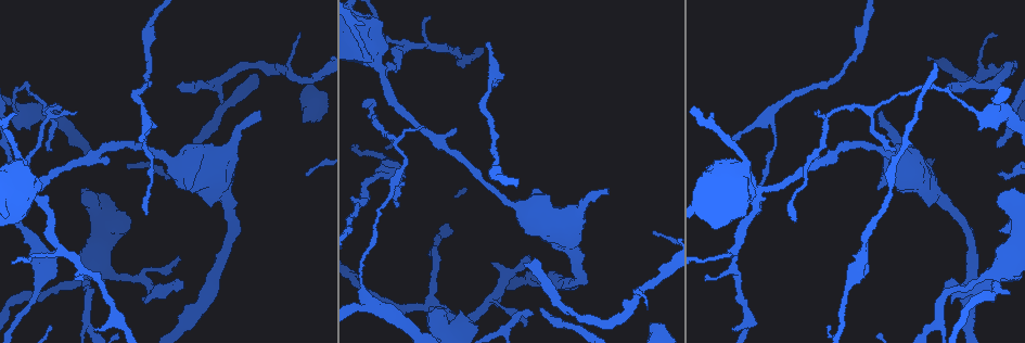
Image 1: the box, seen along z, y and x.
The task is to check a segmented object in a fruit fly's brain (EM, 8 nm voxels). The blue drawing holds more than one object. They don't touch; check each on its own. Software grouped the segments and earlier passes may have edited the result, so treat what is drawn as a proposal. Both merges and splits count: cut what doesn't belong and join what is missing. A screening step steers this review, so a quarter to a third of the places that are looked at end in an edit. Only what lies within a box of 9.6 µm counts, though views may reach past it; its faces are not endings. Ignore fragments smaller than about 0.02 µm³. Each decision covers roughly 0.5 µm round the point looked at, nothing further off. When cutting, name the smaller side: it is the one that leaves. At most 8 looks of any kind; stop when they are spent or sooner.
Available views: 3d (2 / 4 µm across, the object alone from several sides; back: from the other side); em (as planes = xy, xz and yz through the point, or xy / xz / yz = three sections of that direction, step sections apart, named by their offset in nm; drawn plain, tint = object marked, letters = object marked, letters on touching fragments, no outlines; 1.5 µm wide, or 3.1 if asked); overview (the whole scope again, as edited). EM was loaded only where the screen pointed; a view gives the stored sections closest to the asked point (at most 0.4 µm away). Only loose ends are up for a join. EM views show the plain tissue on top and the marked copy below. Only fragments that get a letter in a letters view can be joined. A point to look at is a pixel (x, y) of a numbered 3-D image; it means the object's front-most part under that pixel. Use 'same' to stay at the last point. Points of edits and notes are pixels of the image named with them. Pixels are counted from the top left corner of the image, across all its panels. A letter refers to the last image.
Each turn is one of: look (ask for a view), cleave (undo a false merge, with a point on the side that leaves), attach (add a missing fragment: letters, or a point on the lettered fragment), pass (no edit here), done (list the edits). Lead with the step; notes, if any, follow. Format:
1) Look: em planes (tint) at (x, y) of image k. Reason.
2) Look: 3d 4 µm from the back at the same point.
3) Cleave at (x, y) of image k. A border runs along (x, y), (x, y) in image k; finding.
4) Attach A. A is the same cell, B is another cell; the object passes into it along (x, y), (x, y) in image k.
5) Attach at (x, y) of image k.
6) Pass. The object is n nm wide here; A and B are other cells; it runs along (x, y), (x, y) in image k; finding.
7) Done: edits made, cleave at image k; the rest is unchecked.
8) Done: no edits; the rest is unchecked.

Look: em planes (letters) at (47, 148) of image 1. An open end.

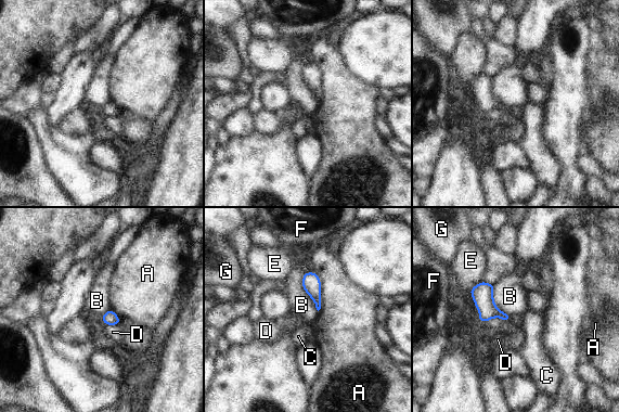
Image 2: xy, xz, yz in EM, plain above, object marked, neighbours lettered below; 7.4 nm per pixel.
Pass. A, B, C, D, E, F and G are other cells; a border runs along (302, 274), (302, 290), (318, 310) in image 2; no lettered fragment goes on from it.

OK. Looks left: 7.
Look: em xz step 4 (letters) at (178, 84) of image 1. Branch stops here.

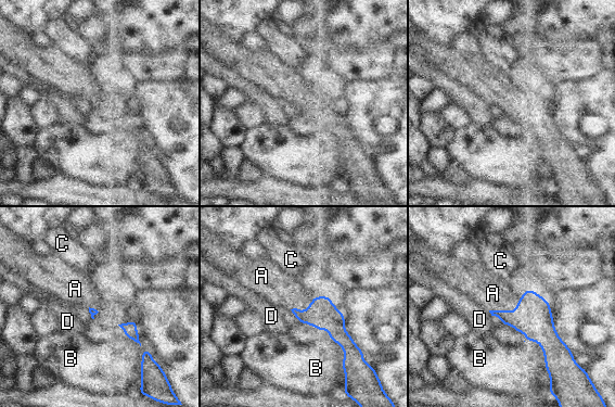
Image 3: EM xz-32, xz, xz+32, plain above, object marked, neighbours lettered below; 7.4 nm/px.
Look: em planes (letters) at the same point. Cut it another way.

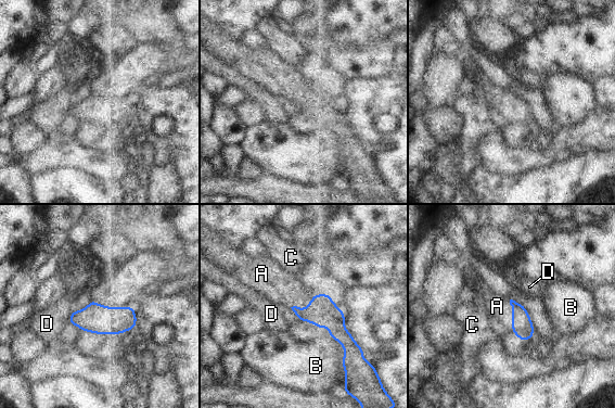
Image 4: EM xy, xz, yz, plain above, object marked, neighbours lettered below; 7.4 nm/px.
Attach A. A is the same cell, B, C and D are other cells; the object passes into it along (522, 327), (512, 314), (497, 306) in image 4; it goes on there.

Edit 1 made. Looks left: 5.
Look: 3d 4 µm at (880, 111) of image 1. Free end.

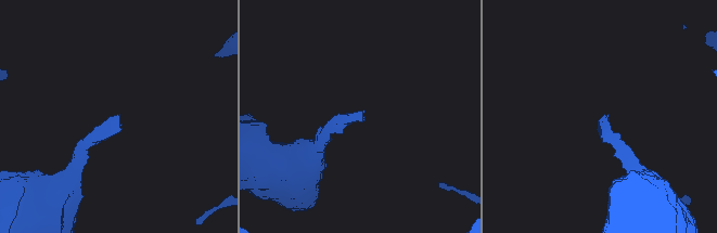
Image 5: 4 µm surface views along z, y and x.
Look: em xy step 8 (tint) at (602, 117) of image 5.

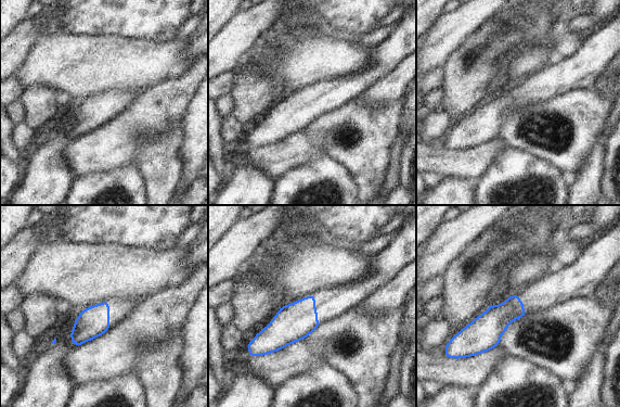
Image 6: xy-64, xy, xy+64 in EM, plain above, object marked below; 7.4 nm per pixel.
Look: em planes (letters) at the same point. Cut it another way.

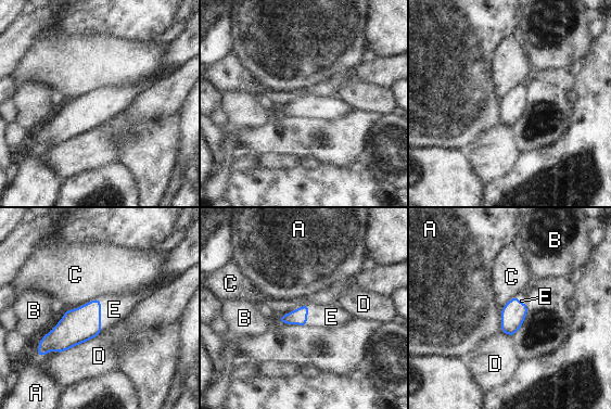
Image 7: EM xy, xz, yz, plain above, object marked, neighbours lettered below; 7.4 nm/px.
Attach E. The longest contact is with D, 340 nm; E is the same cell, A, B, C and D are other cells; the neuron continues.

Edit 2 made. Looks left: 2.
Done: edits made, attach at image 4, attach at image 7; the rest is unchecked.

